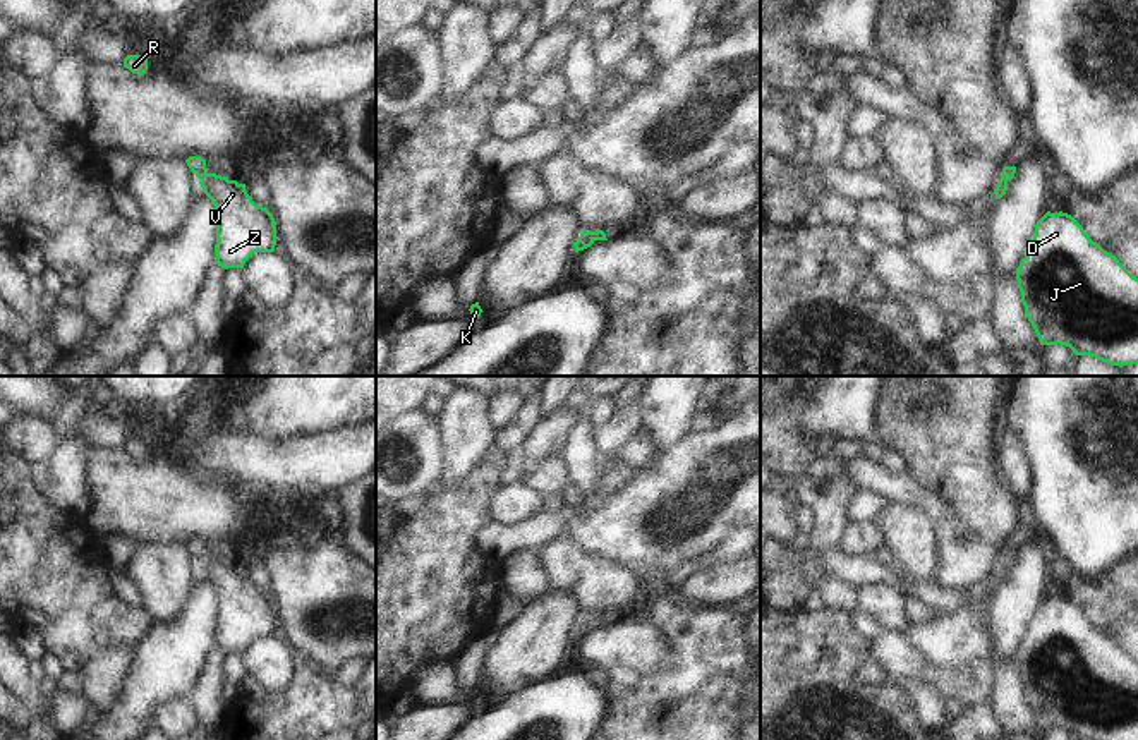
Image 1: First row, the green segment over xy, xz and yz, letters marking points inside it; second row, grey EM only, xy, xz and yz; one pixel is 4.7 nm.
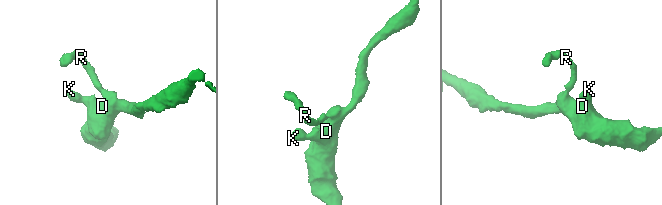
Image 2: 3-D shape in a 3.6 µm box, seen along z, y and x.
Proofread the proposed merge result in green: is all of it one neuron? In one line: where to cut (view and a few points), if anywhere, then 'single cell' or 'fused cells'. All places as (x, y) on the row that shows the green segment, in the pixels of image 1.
no cut | single cell

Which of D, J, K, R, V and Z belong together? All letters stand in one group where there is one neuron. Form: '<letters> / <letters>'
D J K R V Z

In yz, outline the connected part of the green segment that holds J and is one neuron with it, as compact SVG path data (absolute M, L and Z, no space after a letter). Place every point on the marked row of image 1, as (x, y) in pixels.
M1047 211L1016 268L1025 316L1040 345L1066 345L1112 366L1138 364L1138 278L1093 242L1068 213Z

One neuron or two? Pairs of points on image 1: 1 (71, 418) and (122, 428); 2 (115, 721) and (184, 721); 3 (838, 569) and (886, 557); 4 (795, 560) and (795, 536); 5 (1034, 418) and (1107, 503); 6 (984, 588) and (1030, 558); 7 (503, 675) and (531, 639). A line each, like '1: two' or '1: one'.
1: one
2: two
3: two
4: two
5: one
6: two
7: one

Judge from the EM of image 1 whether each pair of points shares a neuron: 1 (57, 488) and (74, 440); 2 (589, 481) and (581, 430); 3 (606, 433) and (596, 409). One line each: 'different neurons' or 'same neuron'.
1: same neuron
2: same neuron
3: different neurons

